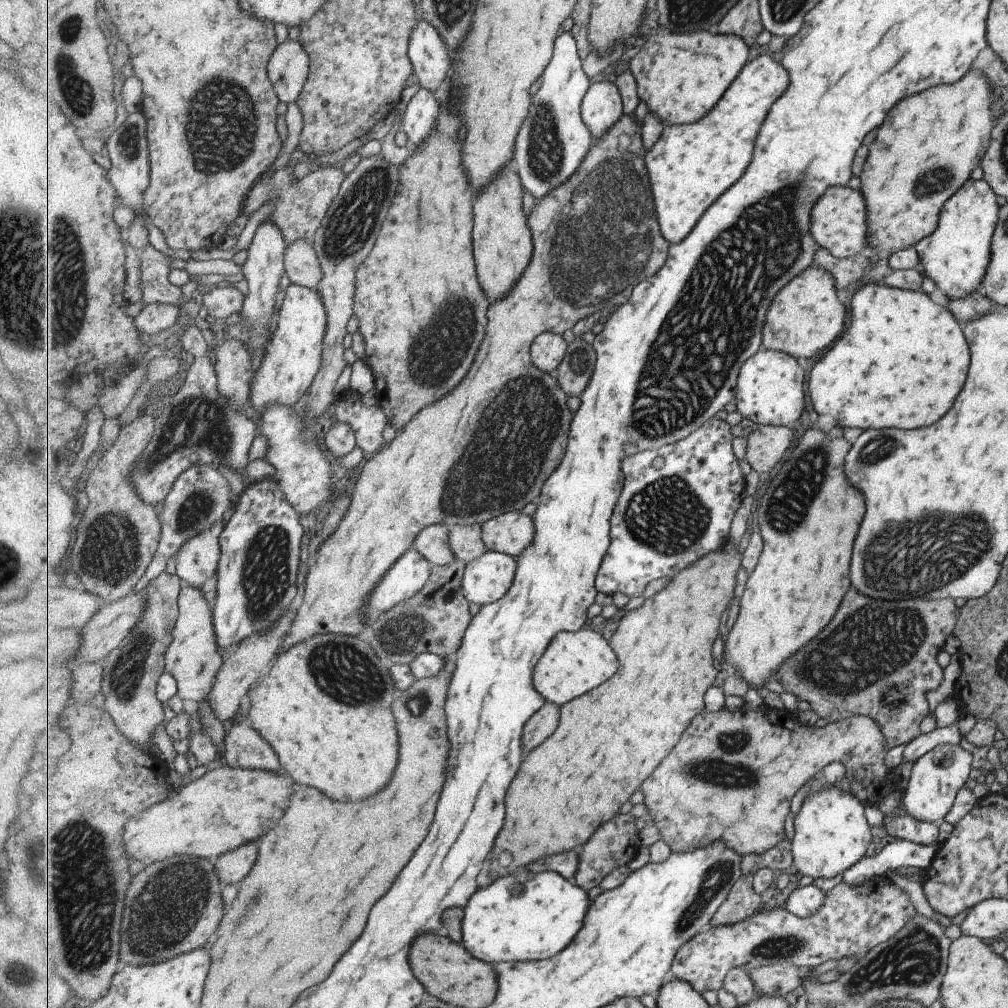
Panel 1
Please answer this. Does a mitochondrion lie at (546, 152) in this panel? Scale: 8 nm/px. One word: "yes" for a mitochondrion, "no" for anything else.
yes

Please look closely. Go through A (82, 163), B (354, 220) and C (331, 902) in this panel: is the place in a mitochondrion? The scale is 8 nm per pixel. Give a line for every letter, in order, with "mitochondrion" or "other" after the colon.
A: other
B: mitochondrion
C: other

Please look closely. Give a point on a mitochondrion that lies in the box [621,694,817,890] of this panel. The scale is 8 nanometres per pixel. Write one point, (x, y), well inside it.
(729, 770)

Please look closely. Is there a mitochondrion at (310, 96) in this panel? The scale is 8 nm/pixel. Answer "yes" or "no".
no

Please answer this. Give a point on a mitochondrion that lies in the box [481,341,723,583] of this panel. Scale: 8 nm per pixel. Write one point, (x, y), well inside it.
(668, 516)

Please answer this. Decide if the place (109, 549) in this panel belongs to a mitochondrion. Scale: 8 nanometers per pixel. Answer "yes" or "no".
yes

